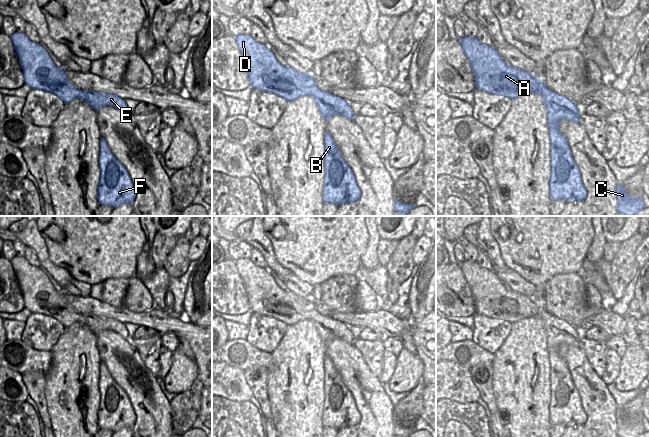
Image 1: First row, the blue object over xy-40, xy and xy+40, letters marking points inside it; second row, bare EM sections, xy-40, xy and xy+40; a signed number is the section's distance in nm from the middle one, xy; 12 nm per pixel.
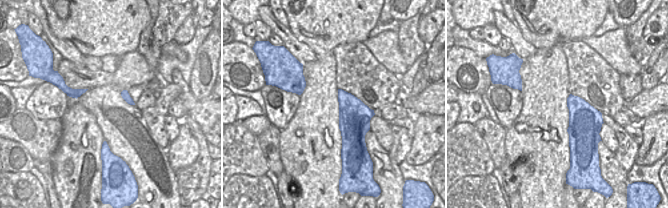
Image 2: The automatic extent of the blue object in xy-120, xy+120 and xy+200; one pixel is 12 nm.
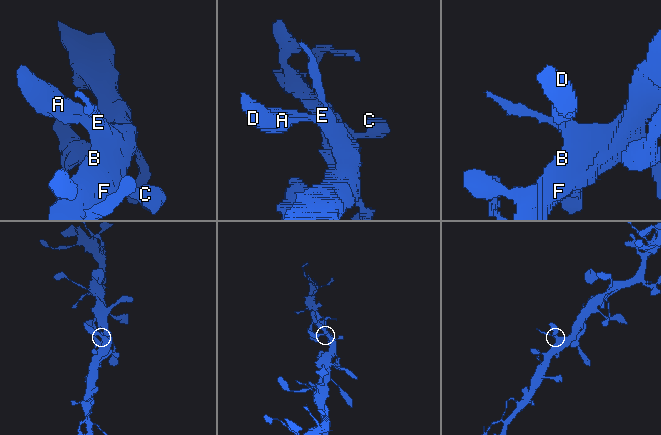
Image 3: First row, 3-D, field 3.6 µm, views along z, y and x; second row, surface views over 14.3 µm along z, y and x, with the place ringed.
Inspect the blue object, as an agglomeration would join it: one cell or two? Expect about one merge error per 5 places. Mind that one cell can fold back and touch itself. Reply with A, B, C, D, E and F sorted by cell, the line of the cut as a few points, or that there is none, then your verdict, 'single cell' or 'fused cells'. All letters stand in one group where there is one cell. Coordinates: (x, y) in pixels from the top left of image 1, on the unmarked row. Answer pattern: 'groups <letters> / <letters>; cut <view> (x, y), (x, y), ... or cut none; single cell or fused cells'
groups A B C D E F; cut none; single cell

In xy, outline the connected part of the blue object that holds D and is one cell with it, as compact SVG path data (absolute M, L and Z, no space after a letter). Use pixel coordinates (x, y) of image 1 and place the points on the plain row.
M241 257L235 264L253 313L274 317L288 326L300 320L312 320L325 345L333 339L342 339L353 345L355 338L348 325L320 314L313 299L301 297L288 289L282 290L272 275L257 267L251 259Z

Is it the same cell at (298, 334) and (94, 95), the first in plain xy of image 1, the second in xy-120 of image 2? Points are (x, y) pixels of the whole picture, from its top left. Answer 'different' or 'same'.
different

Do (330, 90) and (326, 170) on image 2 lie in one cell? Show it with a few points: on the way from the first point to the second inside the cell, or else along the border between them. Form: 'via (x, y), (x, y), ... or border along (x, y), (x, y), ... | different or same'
via (321, 110), (319, 150) | same

